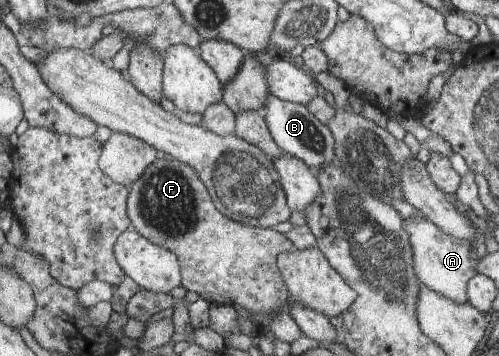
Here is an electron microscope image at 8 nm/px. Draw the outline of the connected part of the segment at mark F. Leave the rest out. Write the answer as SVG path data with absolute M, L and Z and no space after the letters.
M161 156L137 179L129 190L127 210L132 227L157 246L168 248L179 256L182 267L181 285L194 291L210 304L232 304L251 315L272 315L288 305L290 293L279 268L279 255L294 249L294 242L276 229L252 227L224 215L212 199L200 174L179 159Z

